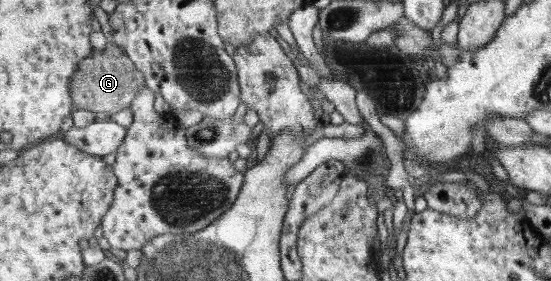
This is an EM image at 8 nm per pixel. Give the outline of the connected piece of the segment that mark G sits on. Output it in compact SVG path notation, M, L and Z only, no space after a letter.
M108 41L106 50L96 51L79 64L79 70L70 80L70 92L72 102L76 109L88 110L91 112L106 112L112 117L113 114L126 108L131 108L141 88L147 86L145 74L137 69L137 66L128 62L127 57L122 53L120 47L113 41Z

